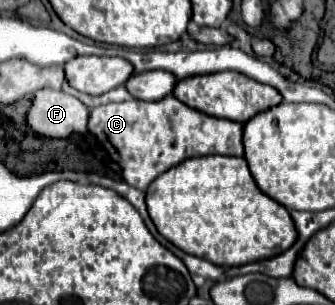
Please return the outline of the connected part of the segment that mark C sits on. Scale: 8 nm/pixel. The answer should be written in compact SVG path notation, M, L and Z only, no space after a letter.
M173 94L157 102L127 100L97 106L89 112L89 132L99 138L109 156L121 166L129 186L145 190L159 174L177 166L185 158L205 154L243 156L243 124L207 116L195 108L187 108Z

